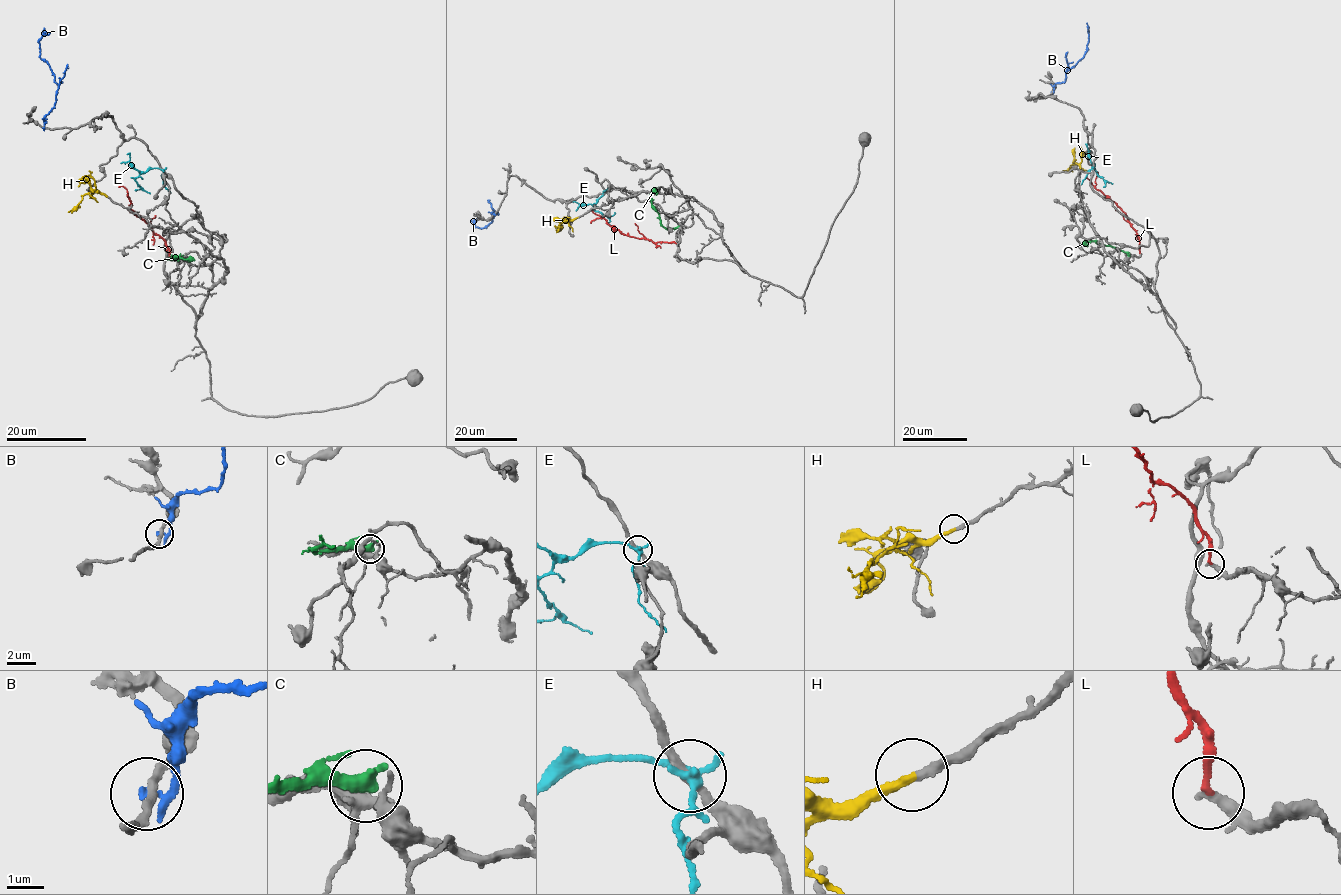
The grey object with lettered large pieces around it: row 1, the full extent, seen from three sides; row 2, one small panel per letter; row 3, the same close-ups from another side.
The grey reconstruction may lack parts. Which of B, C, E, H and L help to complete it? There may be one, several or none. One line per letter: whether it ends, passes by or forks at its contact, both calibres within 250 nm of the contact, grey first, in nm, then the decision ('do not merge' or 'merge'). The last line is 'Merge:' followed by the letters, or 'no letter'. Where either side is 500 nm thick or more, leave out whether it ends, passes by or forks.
B: it ends | 220/240 nm | do not merge
C: 280/500 nm | do not merge
E: it passes by | 240/240 nm | do not merge
H: it ends | 240/280 nm | merge
L: it ends | 300/180 nm | merge
Merge: H, L

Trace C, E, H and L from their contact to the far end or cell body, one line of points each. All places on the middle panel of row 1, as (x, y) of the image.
C: (679, 228), (668, 230), (661, 223), (660, 215), (651, 201), (651, 194), (657, 192)
E: (604, 192), (594, 210), (608, 218), (611, 225)
H: (578, 217), (557, 227), (555, 225)
L: (676, 244), (653, 243), (623, 234), (603, 218), (590, 223)

